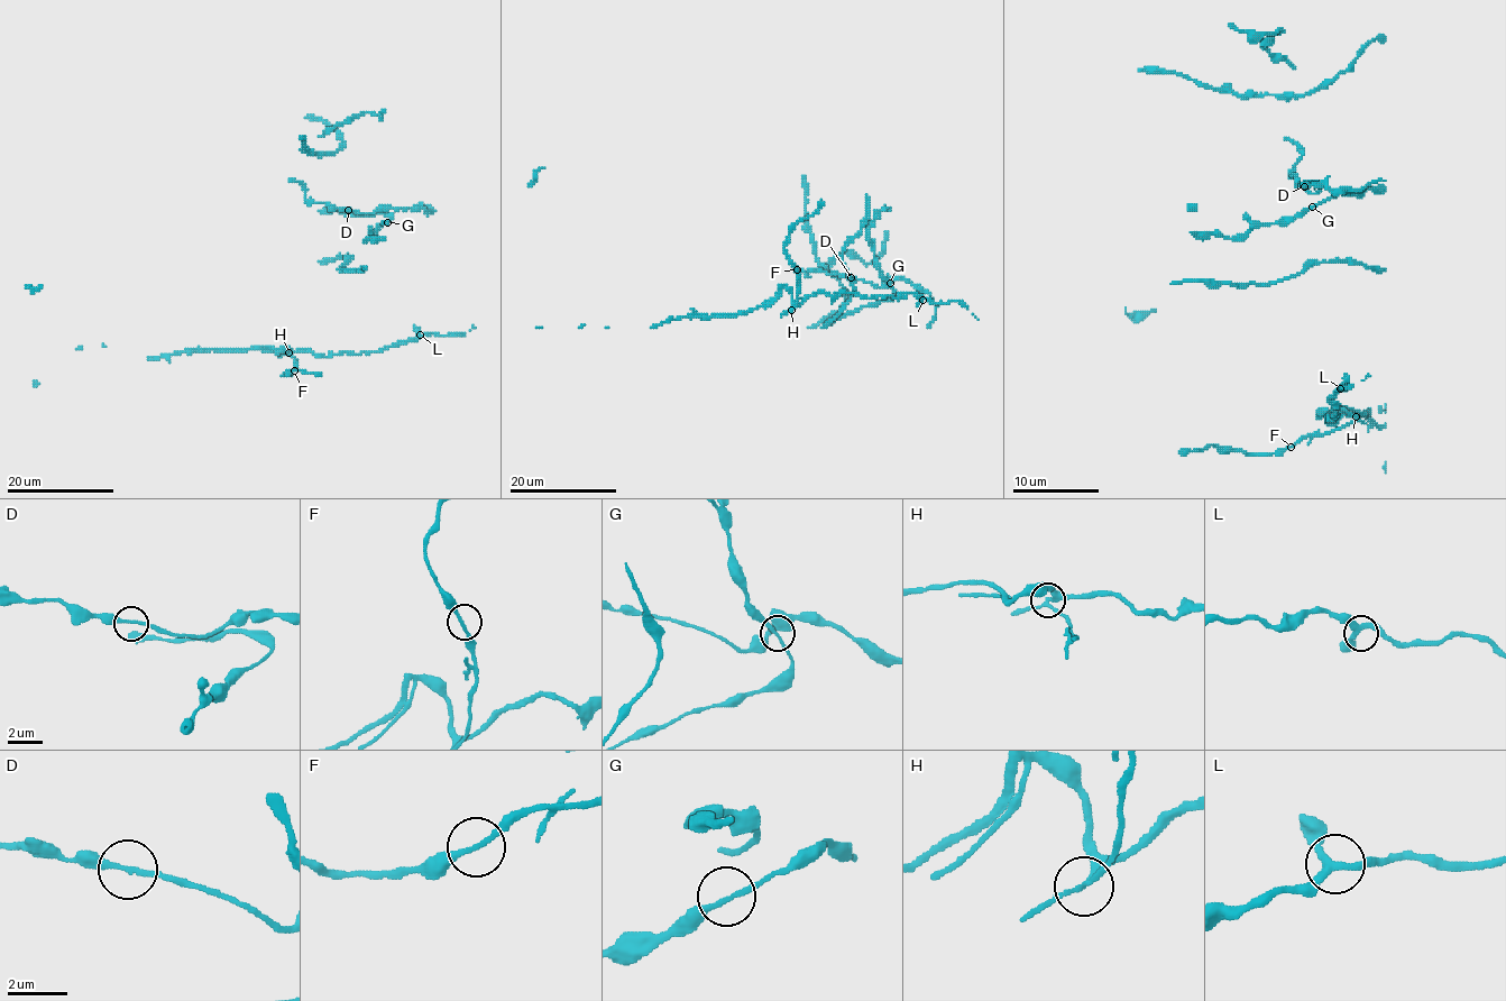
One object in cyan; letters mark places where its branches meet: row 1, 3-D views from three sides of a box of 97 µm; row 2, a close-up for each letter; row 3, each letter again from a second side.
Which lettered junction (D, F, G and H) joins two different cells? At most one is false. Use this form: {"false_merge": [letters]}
{"false_merge": ["H"]}

